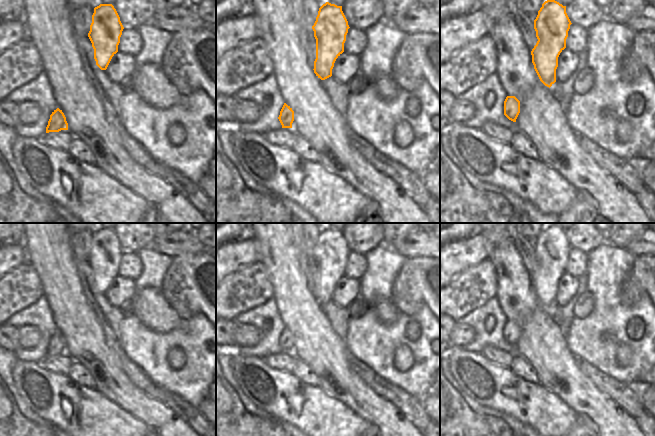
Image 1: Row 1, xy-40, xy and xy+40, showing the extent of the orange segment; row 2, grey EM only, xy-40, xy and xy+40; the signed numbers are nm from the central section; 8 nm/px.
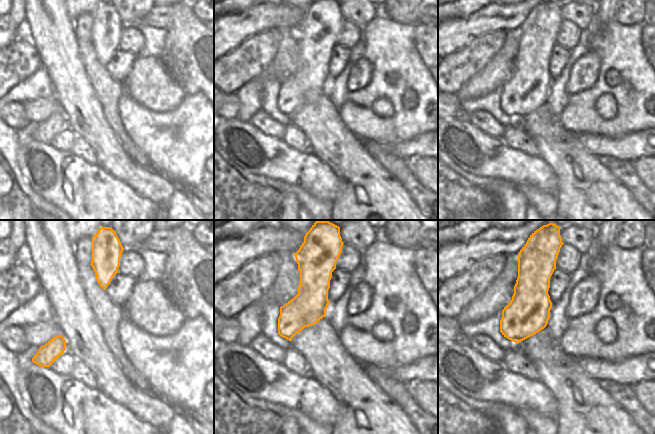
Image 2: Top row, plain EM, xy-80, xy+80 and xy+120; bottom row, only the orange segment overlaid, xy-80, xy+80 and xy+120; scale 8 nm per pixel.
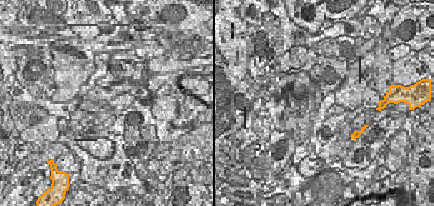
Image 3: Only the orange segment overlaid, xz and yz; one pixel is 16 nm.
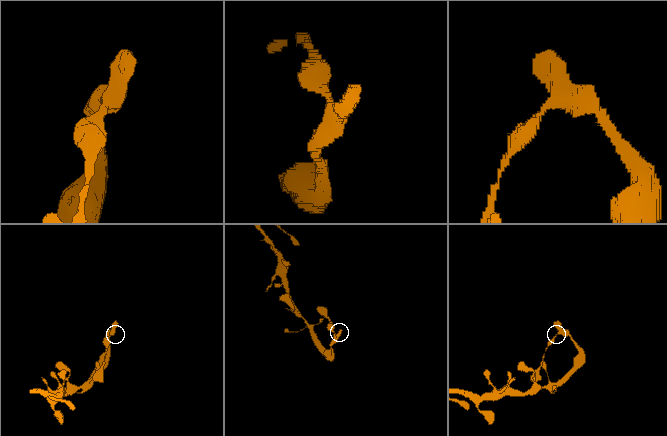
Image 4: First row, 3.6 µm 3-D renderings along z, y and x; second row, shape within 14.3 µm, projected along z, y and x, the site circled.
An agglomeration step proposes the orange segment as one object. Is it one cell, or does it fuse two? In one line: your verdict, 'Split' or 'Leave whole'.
Leave whole

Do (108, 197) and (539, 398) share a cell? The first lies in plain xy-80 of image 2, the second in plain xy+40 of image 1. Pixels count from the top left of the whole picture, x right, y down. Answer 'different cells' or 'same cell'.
same cell

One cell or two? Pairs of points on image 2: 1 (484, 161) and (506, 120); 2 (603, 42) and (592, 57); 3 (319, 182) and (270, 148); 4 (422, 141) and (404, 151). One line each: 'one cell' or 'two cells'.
1: two cells
2: two cells
3: one cell
4: one cell

